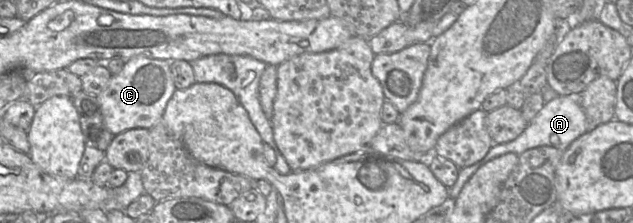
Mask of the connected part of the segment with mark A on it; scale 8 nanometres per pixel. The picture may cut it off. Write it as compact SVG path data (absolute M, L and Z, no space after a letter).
M549 86L545 87L541 91L541 94L545 102L544 107L516 139L507 143L494 144L485 157L479 162L460 169L455 184L449 189L449 203L459 196L465 183L488 161L506 153L521 155L526 150L540 146L552 146L558 150L564 151L574 140L590 130L589 123L579 103L578 97L559 96Z

